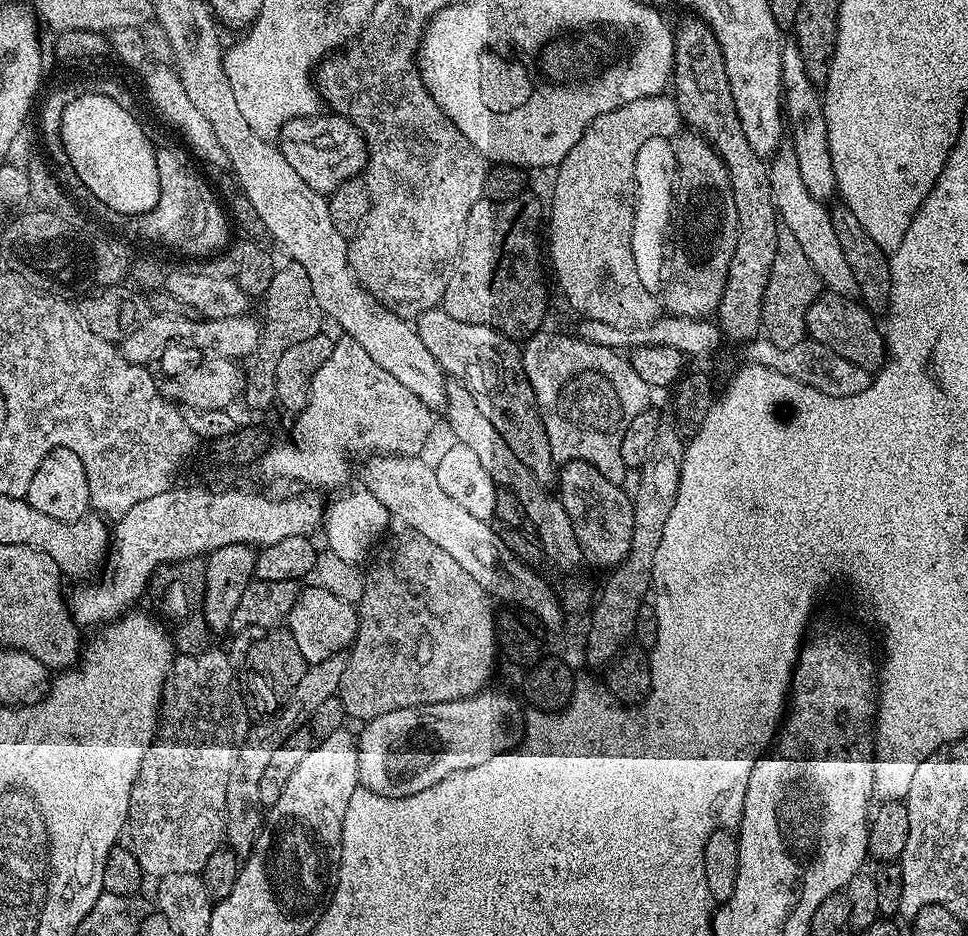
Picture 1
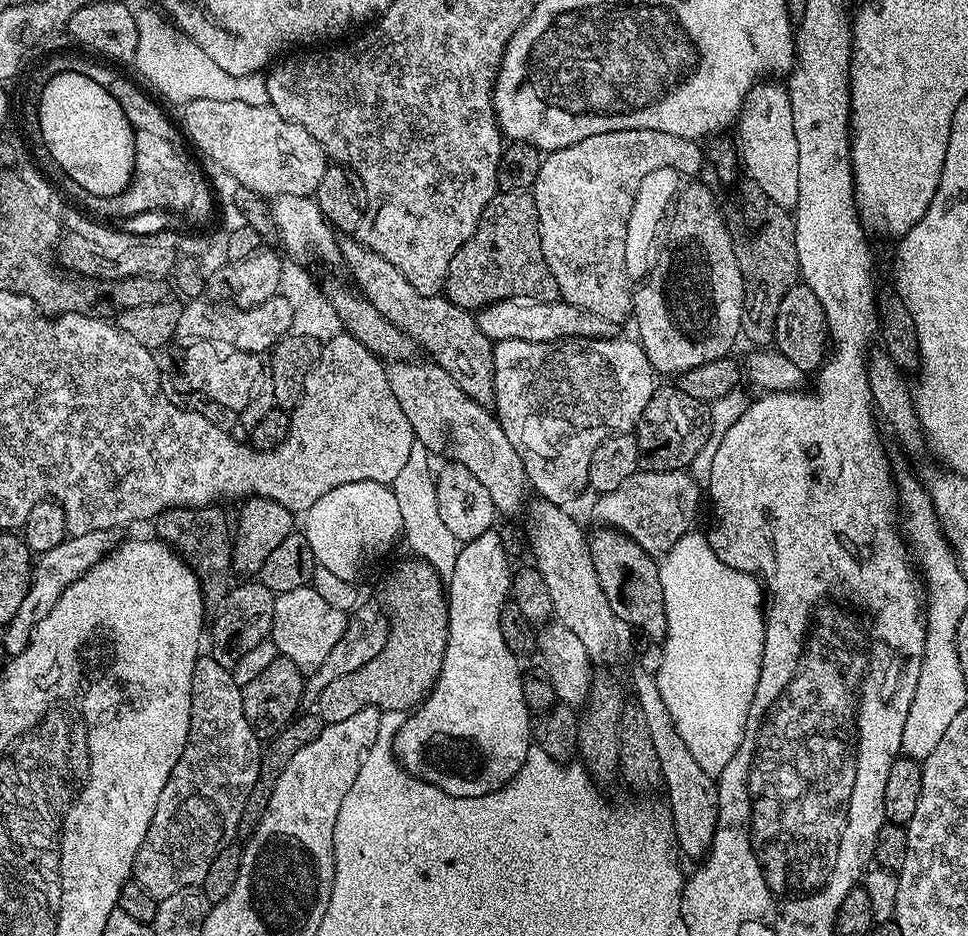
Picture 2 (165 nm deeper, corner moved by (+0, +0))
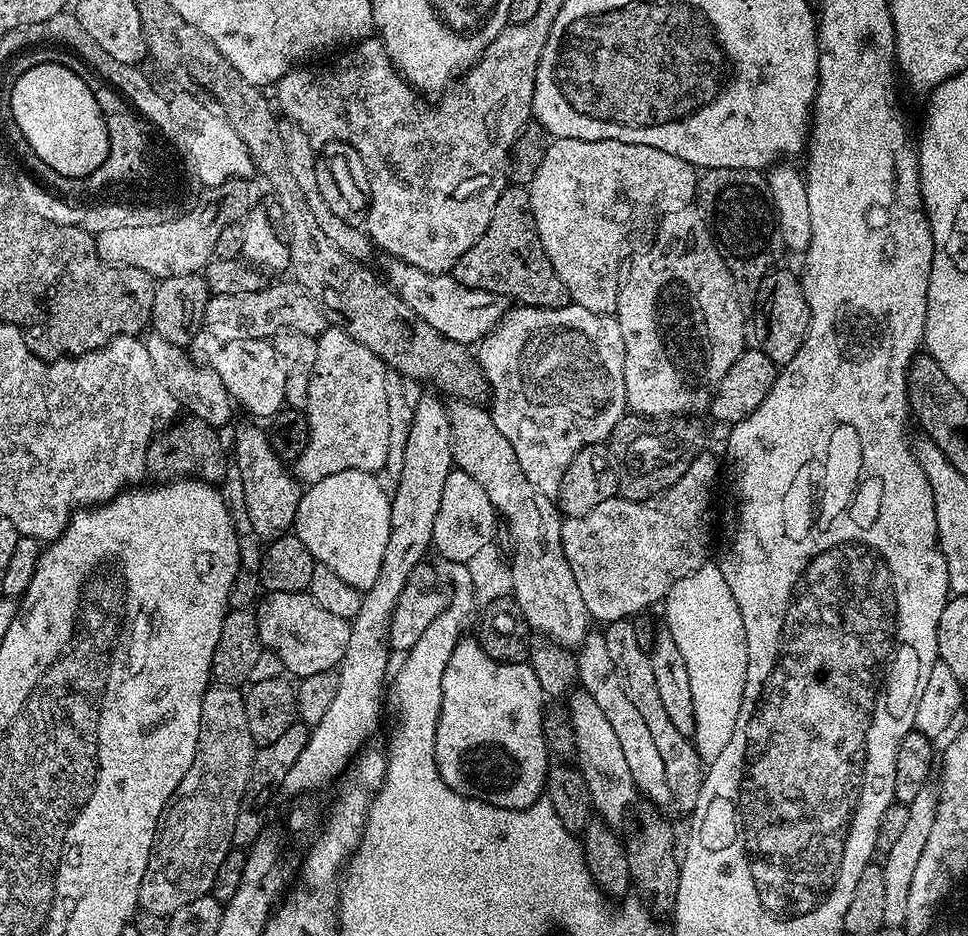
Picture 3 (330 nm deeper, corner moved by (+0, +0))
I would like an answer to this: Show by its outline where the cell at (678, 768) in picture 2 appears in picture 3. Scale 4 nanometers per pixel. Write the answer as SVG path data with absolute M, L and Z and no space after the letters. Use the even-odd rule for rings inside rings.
M631 619L611 621L603 629L603 634L606 646L610 650L610 658L620 673L626 698L634 702L634 707L638 710L638 714L642 714L642 719L645 720L646 727L650 729L650 735L654 738L654 746L658 749L658 755L662 758L662 767L666 770L666 786L670 786L672 804L685 810L695 808L698 794L702 790L706 764L696 753L695 743L689 737L678 734L674 722L670 722L670 717L666 715L666 709L662 707L654 683L654 673L648 653L638 646L635 623Z

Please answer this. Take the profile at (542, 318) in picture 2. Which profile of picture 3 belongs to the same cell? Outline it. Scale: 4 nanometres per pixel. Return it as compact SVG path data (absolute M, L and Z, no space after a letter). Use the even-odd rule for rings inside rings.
M389 259L387 263L386 280L392 291L398 293L402 302L406 302L406 306L410 306L410 310L414 310L418 318L434 326L434 330L438 330L438 334L442 334L448 340L465 346L479 345L510 311L509 301L505 297L462 286L456 281L455 275L435 276L401 260Z

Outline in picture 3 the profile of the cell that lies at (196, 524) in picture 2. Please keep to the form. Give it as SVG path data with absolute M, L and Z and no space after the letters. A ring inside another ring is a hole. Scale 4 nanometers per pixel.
M184 418L177 426L161 431L148 448L147 471L152 472L161 481L167 482L177 478L204 480L207 484L216 486L223 481L228 473L230 460L224 457L224 444L220 441L221 433L211 428L209 424L195 418Z

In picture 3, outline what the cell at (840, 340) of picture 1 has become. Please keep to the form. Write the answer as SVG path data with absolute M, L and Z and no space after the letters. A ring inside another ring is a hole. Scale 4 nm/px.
M783 266L773 268L760 283L754 304L755 307L760 307L760 313L756 316L756 328L760 331L758 341L760 351L777 366L788 364L794 358L794 354L798 354L810 322L810 310L804 297L804 287L800 284L800 276L797 273L787 272Z

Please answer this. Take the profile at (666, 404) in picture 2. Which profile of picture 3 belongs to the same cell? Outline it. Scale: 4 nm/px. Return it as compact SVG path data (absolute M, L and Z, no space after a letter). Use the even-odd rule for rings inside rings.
M626 414L612 431L610 437L610 452L613 457L618 458L618 475L620 477L619 495L625 496L627 500L649 500L651 496L659 496L667 490L694 462L694 458L705 451L704 428L699 424L699 419L692 416L661 416L649 418L639 414Z

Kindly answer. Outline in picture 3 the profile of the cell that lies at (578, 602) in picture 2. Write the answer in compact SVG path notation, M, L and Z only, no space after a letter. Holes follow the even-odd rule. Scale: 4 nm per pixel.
M589 631L584 641L578 646L579 652L580 657L577 655L574 660L579 683L582 685L583 691L590 693L594 702L598 702L602 714L606 714L606 722L610 722L610 727L614 730L618 743L622 746L622 754L626 757L626 766L630 766L630 774L636 783L637 793L643 799L645 796L653 805L671 805L672 795L670 786L666 786L666 770L662 767L662 758L658 755L658 749L654 746L654 738L650 735L650 729L646 727L642 714L638 714L634 702L630 702L630 698L626 698L624 687L620 681L620 673L617 672L614 662L610 658L610 650L606 646L603 631Z

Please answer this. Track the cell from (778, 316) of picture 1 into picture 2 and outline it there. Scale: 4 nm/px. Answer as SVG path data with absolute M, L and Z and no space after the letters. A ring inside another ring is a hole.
M745 179L736 204L723 205L725 217L730 218L732 249L738 258L738 270L742 270L744 289L744 313L740 323L743 339L753 340L753 345L764 346L773 339L776 331L776 315L782 302L782 294L797 283L800 275L798 250L796 249L796 221L789 209L778 206L774 198L766 198L762 186Z

